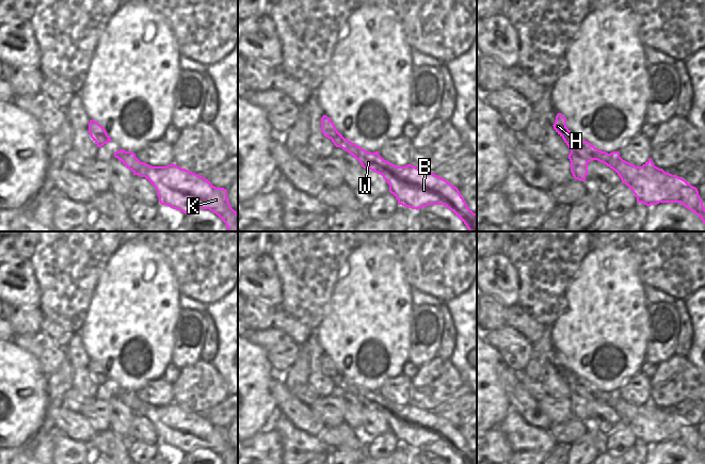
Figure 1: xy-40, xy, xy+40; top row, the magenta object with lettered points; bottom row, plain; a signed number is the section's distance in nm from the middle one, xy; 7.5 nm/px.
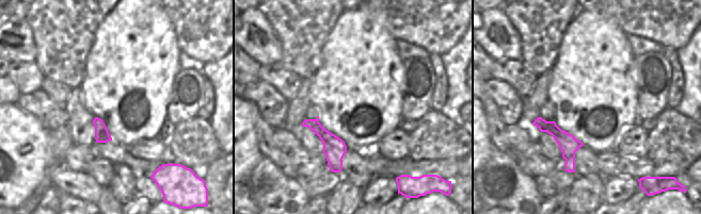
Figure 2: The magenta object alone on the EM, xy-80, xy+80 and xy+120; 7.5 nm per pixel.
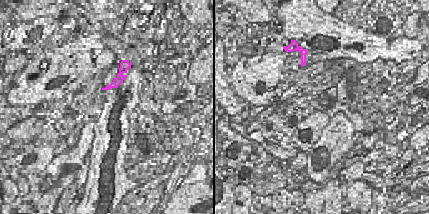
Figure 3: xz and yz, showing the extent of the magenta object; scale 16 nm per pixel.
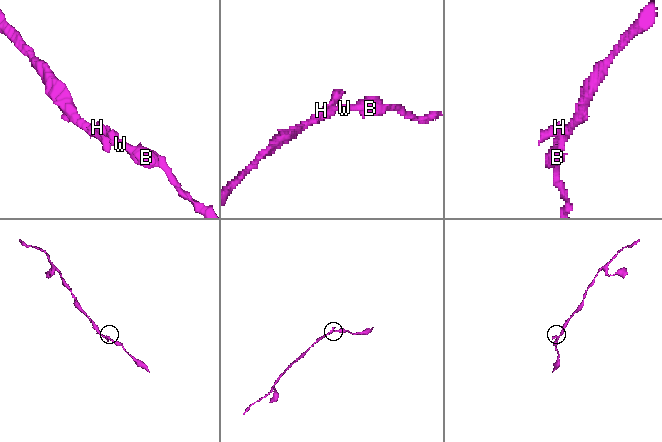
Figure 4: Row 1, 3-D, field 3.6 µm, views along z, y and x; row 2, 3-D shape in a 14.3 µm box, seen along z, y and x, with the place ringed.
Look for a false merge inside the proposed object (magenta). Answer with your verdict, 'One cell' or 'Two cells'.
One cell.

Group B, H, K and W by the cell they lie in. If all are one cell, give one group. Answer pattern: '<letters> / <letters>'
B H K W

